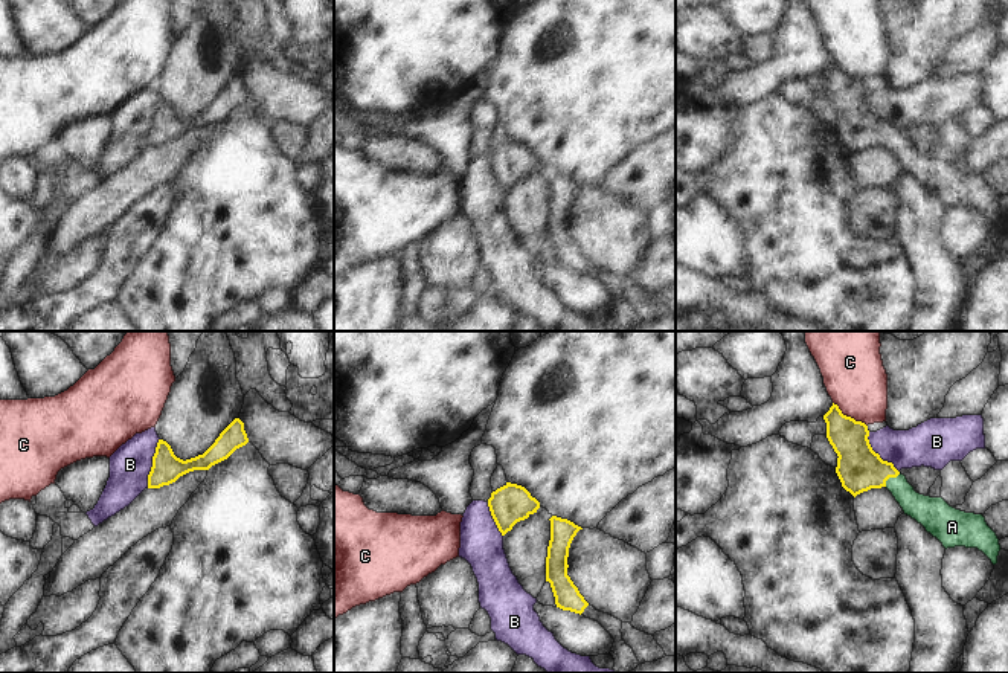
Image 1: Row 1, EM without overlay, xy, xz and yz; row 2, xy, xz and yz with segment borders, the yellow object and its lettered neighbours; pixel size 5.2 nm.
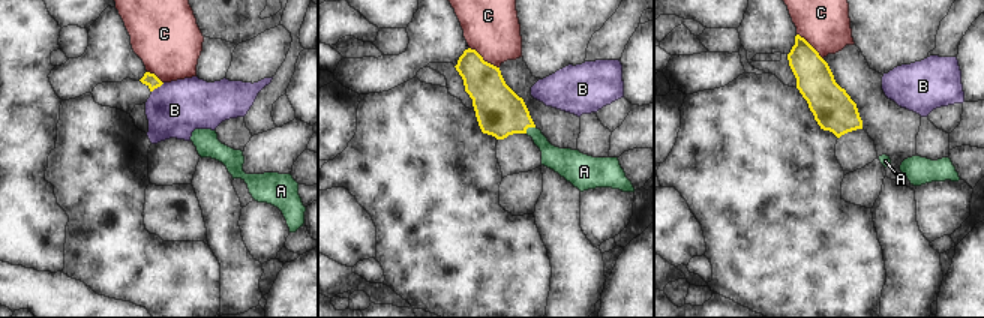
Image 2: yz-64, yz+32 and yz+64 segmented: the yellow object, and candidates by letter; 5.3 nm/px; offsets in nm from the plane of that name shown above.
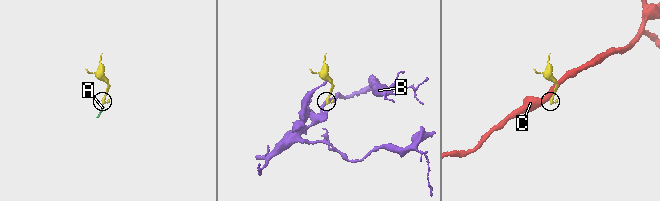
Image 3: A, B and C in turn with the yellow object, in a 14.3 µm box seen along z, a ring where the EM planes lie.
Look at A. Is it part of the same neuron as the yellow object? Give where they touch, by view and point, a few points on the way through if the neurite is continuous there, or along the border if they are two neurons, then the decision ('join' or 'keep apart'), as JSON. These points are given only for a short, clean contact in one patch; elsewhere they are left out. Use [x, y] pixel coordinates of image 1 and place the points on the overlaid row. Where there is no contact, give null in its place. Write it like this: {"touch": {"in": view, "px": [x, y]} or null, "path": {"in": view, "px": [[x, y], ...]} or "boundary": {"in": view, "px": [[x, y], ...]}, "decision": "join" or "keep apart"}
{"touch": {"in": "yz", "px": [891, 476]}, "path": {"in": "yz", "px": [[859, 467], [891, 476], [924, 510]]}, "decision": "join"}

